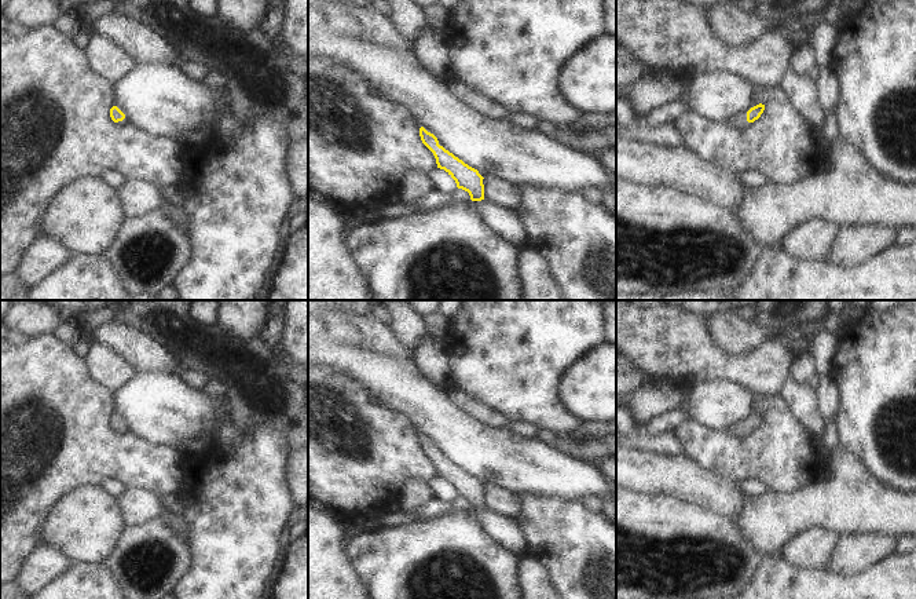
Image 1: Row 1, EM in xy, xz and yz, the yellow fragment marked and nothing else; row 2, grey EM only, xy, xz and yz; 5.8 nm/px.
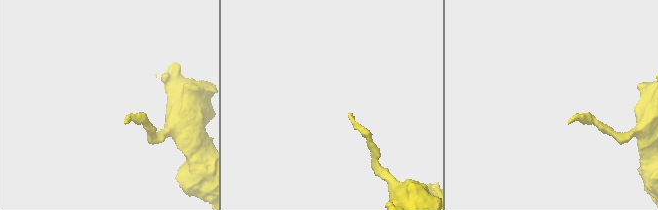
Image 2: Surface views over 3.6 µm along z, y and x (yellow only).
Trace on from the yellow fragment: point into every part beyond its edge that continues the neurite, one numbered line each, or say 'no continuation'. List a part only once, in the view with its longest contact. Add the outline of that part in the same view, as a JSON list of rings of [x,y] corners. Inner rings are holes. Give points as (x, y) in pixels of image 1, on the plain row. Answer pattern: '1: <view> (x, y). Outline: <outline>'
1: yz (740, 428). Outline: [[[748,419],[734,424],[733,427],[730,427],[728,430],[730,432],[730,435],[733,435],[733,437],[748,437],[750,434],[752,434],[756,428],[754,431],[747,430],[747,420]]]

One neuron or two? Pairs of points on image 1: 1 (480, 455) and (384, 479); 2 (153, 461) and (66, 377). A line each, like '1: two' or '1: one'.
1: two
2: one

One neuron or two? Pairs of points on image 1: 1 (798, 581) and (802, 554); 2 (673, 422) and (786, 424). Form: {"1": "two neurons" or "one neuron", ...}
{"1": "two neurons", "2": "two neurons"}

